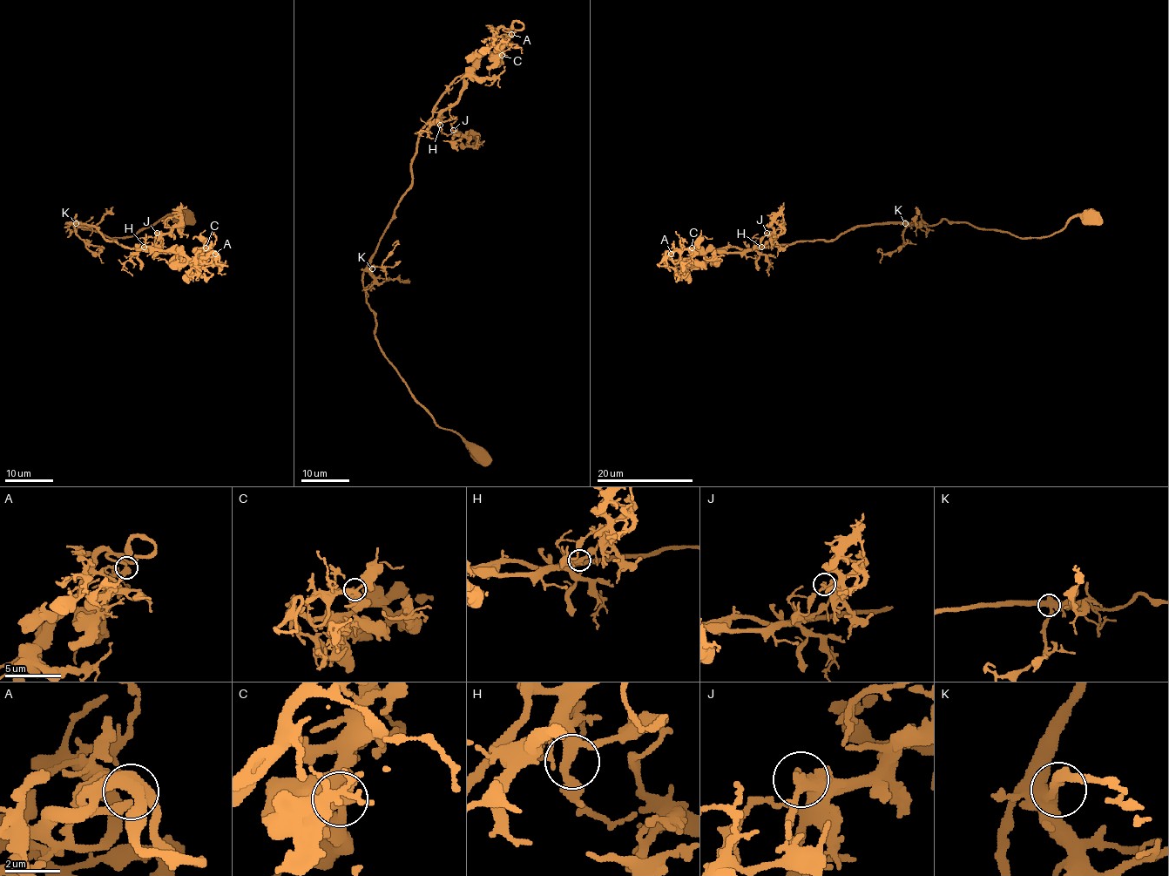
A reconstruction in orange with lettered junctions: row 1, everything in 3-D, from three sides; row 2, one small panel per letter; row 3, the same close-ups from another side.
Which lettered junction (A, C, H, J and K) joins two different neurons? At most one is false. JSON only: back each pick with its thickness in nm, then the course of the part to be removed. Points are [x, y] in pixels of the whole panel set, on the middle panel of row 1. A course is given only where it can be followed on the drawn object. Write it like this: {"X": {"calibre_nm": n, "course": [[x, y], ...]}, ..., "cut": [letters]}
{"J": {"calibre_nm": 260, "course": [[452, 130], [476, 138], [476, 147]]}, "cut": ["J"]}

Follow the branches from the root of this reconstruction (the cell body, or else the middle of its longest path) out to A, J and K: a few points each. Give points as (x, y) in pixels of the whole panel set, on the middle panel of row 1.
A: (478, 455), (435, 423), (385, 356), (362, 273), (411, 182), (417, 135), (435, 103), (499, 33), (511, 34)
J: (478, 455), (435, 423), (385, 356), (362, 279), (411, 182), (420, 130), (432, 118), (454, 119), (452, 130)
K: (478, 455), (435, 423), (381, 349), (375, 313), (365, 295), (372, 268)

